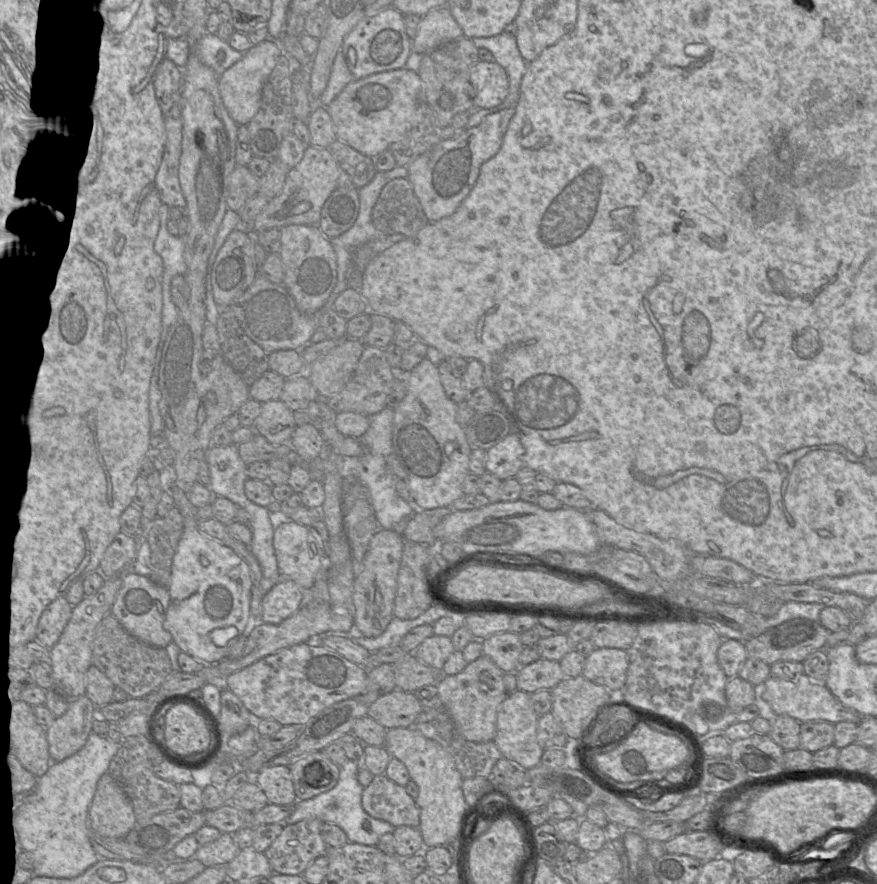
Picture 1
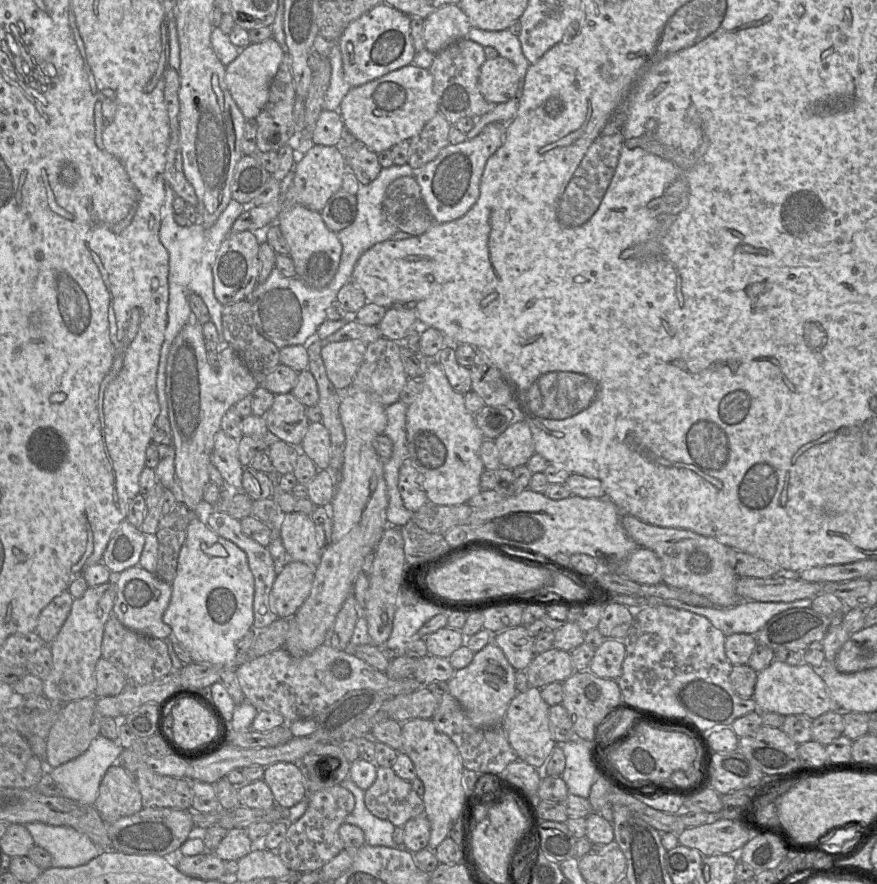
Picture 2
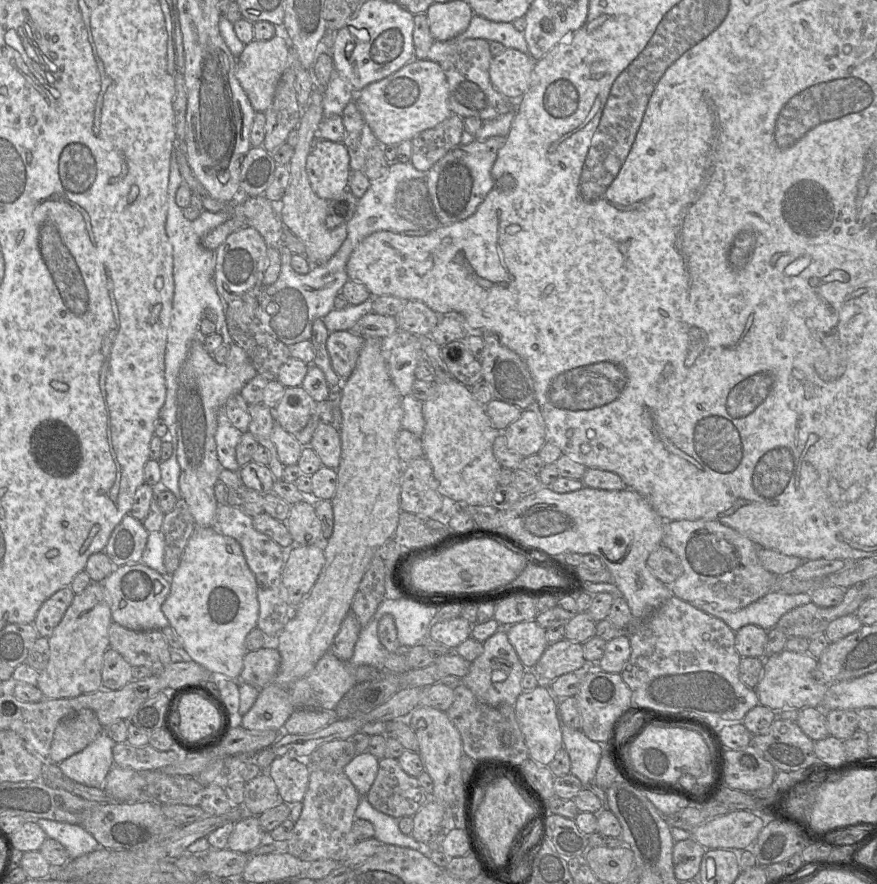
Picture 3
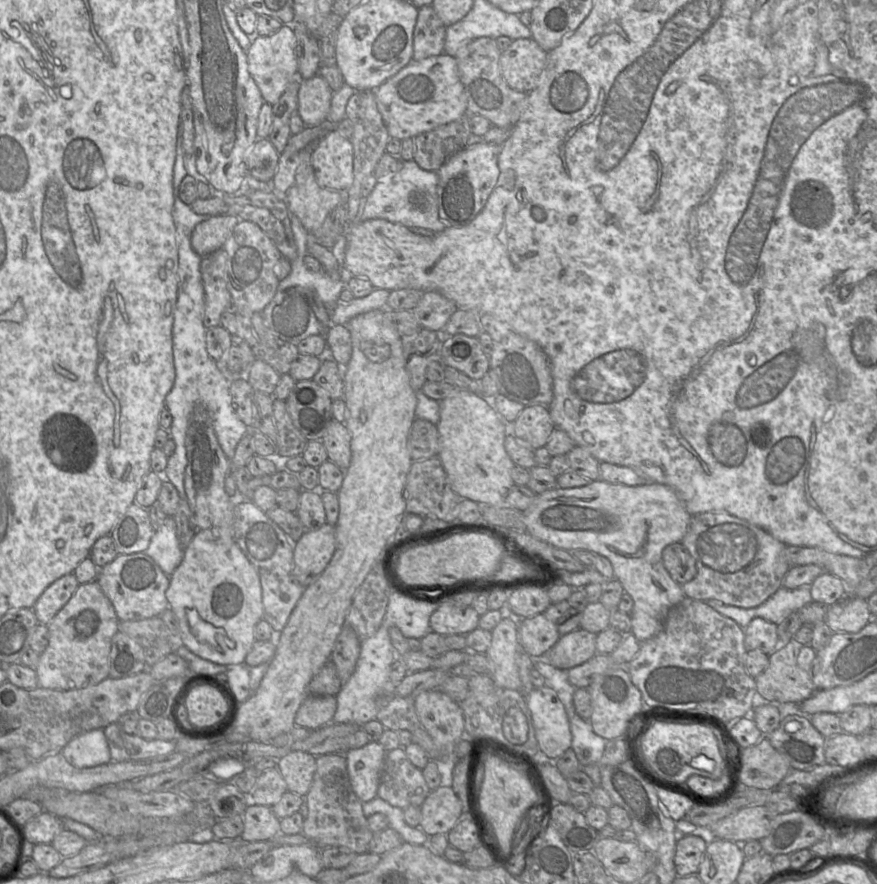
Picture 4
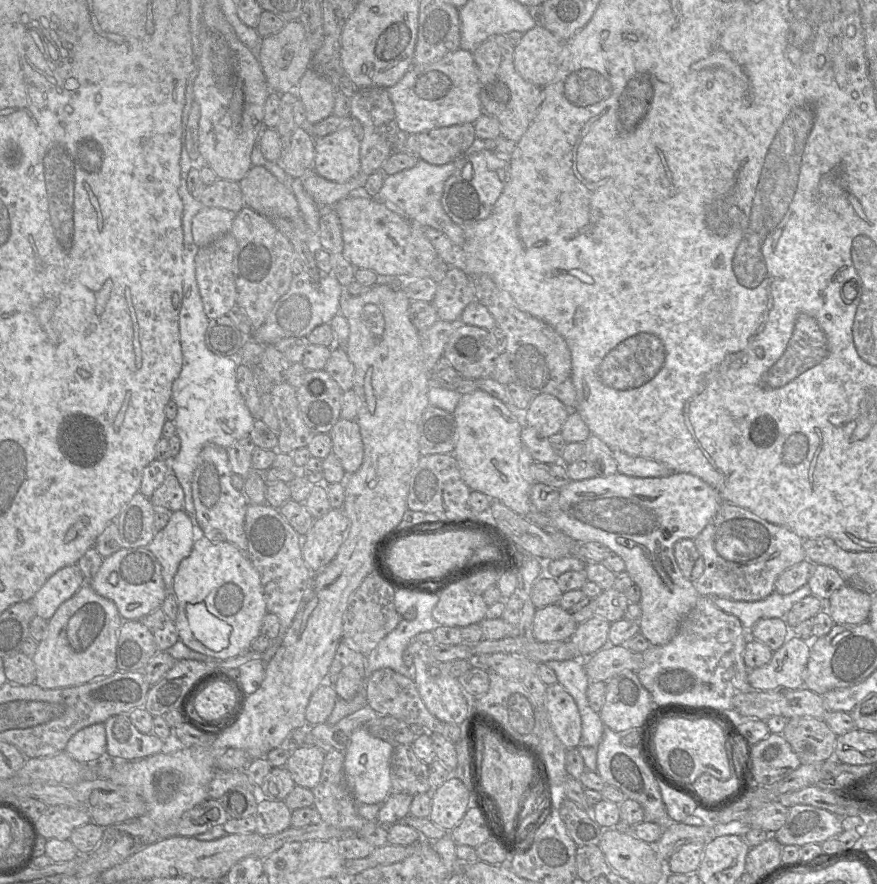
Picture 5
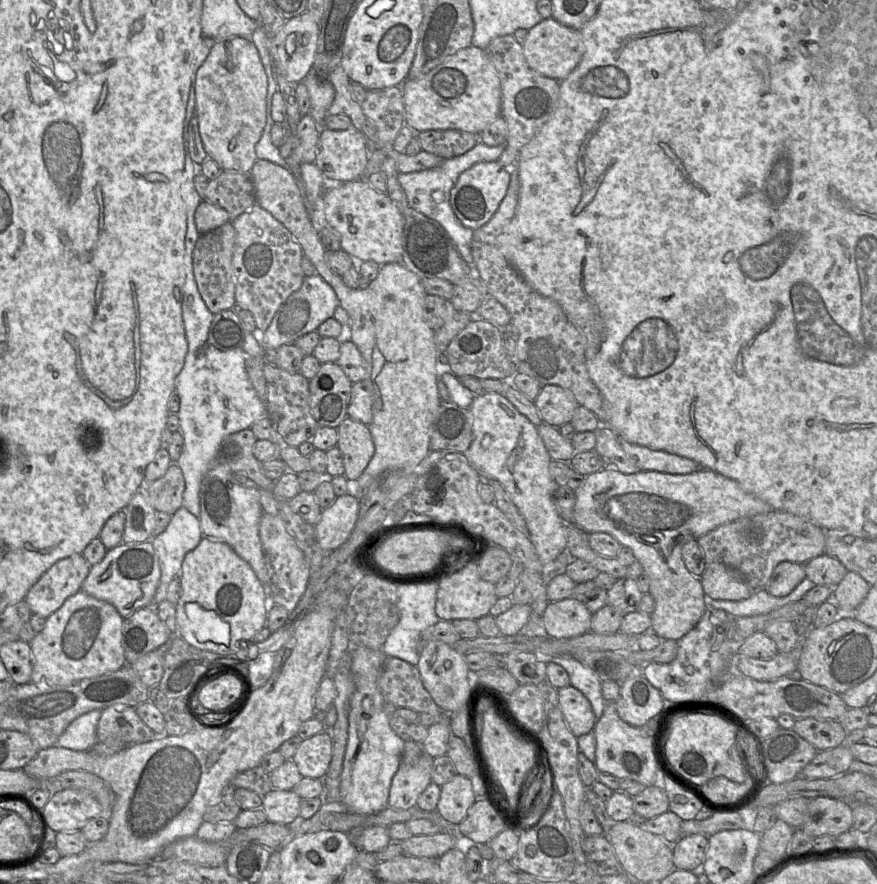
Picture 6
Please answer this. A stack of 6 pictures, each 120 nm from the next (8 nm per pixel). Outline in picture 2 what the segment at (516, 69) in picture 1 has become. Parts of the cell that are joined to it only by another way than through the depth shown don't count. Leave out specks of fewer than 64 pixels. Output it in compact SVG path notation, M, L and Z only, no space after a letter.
M471 27L467 38L483 47L493 47L499 56L507 58L516 67L521 81L516 96L521 96L524 78L530 63L523 54L518 36L513 35L508 29L502 31L486 31Z

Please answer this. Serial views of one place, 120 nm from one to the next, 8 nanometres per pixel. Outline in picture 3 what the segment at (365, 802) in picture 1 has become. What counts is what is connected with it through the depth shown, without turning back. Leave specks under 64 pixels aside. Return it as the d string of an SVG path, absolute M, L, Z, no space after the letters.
M382 758L376 778L366 794L378 811L394 818L412 817L429 799L416 777L408 775L398 759Z

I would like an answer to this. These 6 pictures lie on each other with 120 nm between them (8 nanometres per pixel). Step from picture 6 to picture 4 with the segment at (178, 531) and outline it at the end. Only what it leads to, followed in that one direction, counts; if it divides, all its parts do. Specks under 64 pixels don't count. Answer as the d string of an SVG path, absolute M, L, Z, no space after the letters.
M167 516L163 524L154 531L150 544L144 551L170 577L183 559L176 533L176 524L172 516Z

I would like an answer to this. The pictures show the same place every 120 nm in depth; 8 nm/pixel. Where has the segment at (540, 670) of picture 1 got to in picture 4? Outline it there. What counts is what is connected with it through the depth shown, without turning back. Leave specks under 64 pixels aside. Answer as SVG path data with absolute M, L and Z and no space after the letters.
M579 628L561 636L543 659L558 669L569 670L597 654L596 638L597 634Z

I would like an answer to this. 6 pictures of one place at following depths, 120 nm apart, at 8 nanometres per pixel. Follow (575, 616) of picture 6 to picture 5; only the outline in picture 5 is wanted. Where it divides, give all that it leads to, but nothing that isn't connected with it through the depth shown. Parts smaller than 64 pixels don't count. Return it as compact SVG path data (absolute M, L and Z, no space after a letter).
M553 604L536 610L533 619L533 635L538 642L556 642L569 640L578 627L578 623L569 611L562 609L559 604Z

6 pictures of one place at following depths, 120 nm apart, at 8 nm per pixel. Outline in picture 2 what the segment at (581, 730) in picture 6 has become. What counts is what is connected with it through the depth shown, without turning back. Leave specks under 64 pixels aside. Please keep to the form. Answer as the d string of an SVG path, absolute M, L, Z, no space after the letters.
M530 686L525 691L515 695L503 719L502 727L518 759L534 767L543 766L557 745L550 730L549 710L550 706L541 696L541 689Z

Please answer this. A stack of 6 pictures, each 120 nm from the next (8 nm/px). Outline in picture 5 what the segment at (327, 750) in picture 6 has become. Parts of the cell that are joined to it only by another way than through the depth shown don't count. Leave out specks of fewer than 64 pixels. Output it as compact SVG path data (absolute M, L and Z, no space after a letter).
M300 745L291 753L285 767L296 785L313 789L320 780L325 755L319 747Z

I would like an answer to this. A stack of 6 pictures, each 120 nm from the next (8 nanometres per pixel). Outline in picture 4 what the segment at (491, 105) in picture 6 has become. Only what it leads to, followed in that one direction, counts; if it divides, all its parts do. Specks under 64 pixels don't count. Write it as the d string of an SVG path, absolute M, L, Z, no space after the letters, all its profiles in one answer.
M444 53L422 61L412 61L376 88L374 93L390 137L401 141L415 138L467 114L467 97L456 58Z

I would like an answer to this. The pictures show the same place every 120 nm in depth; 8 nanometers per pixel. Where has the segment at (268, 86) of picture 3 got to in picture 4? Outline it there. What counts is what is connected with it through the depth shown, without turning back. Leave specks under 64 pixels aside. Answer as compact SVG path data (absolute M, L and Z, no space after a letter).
M289 24L268 37L252 36L252 43L247 51L248 70L257 84L264 101L270 105L277 103L288 84L298 79L298 61L296 56L296 36Z

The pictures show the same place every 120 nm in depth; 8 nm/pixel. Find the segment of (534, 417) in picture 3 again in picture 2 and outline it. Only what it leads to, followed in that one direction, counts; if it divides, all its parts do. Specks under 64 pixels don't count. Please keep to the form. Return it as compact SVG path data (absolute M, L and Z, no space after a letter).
M524 420L511 423L495 440L502 467L513 470L526 465L535 453L531 430Z

